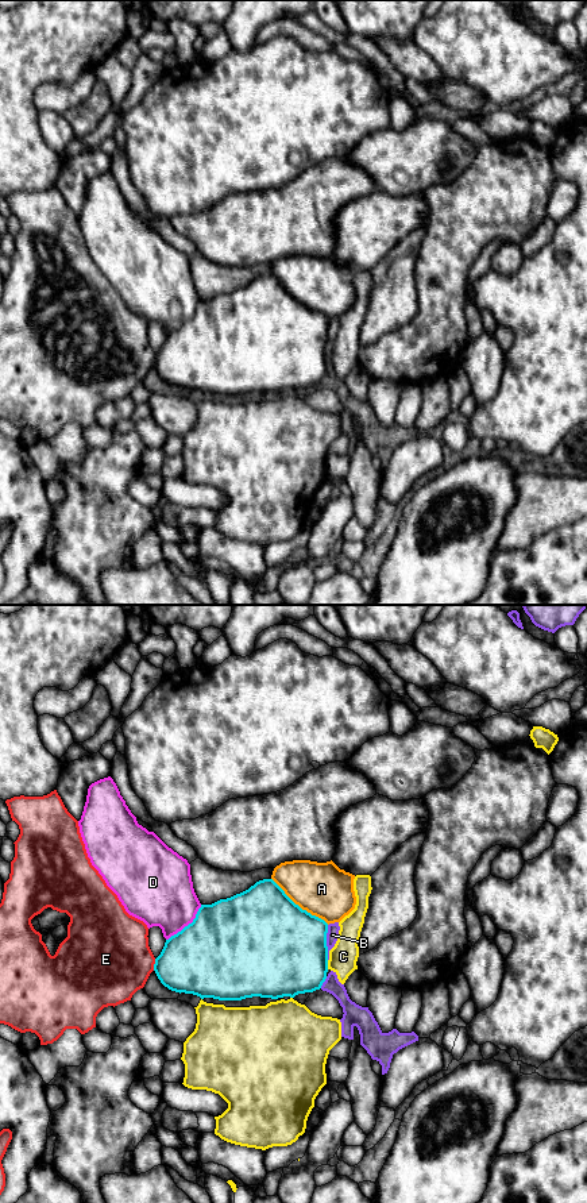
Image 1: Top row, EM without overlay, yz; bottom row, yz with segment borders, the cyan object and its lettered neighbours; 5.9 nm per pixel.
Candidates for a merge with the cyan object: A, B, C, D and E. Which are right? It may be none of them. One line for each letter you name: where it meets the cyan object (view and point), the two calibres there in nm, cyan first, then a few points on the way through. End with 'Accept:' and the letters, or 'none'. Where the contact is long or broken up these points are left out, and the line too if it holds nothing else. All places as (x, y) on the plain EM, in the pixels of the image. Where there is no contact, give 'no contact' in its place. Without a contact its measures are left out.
Accept: none

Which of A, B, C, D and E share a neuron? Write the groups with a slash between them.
A / B / C / D / E

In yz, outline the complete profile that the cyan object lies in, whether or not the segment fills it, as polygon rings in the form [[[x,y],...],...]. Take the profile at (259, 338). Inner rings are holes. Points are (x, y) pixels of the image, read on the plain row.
[[[263,274],[248,285],[212,300],[201,300],[192,319],[166,335],[154,366],[171,386],[219,396],[260,392],[278,394],[320,385],[328,367],[328,319],[302,305],[273,275]]]

